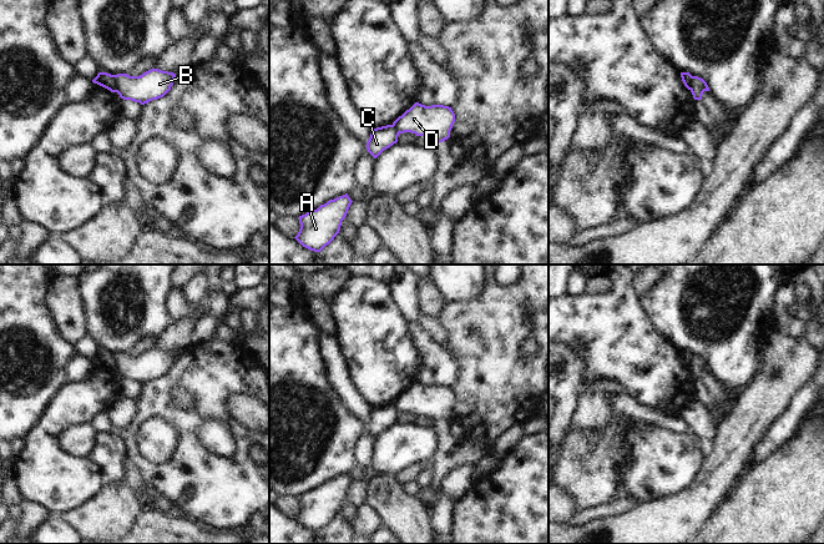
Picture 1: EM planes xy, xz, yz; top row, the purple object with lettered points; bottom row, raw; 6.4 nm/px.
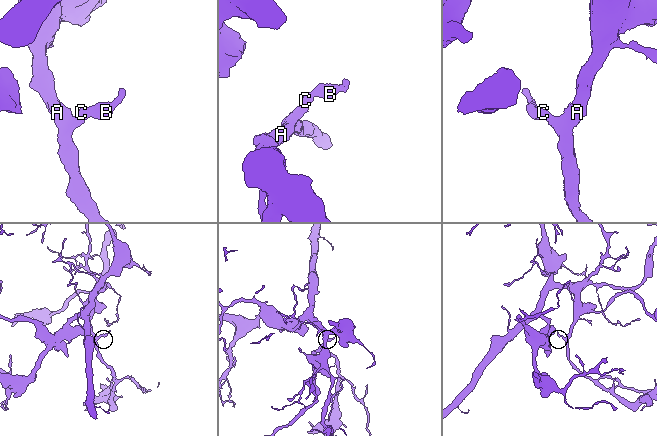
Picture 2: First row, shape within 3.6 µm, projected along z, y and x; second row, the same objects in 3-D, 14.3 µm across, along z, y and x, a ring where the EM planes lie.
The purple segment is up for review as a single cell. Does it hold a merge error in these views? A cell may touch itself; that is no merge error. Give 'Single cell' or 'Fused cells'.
Fused cells.

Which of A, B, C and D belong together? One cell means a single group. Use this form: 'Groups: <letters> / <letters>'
Groups: A C / B D.

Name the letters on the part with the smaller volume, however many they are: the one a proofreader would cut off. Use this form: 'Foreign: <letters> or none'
Foreign: B, D.

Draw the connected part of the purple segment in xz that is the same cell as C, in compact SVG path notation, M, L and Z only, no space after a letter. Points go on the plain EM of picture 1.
M393 404L373 408L366 422L366 429L376 438L384 429L398 422L398 415L399 412Z

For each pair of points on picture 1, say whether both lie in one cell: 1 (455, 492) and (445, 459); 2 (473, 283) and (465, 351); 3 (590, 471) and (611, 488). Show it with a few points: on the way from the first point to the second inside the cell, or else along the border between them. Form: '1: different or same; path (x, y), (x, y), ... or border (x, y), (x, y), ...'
1: different; border (473, 464), (450, 469), (440, 490)
2: different; border (485, 277), (483, 290), (474, 300), (445, 305)
3: same; path (595, 476), (606, 487)

